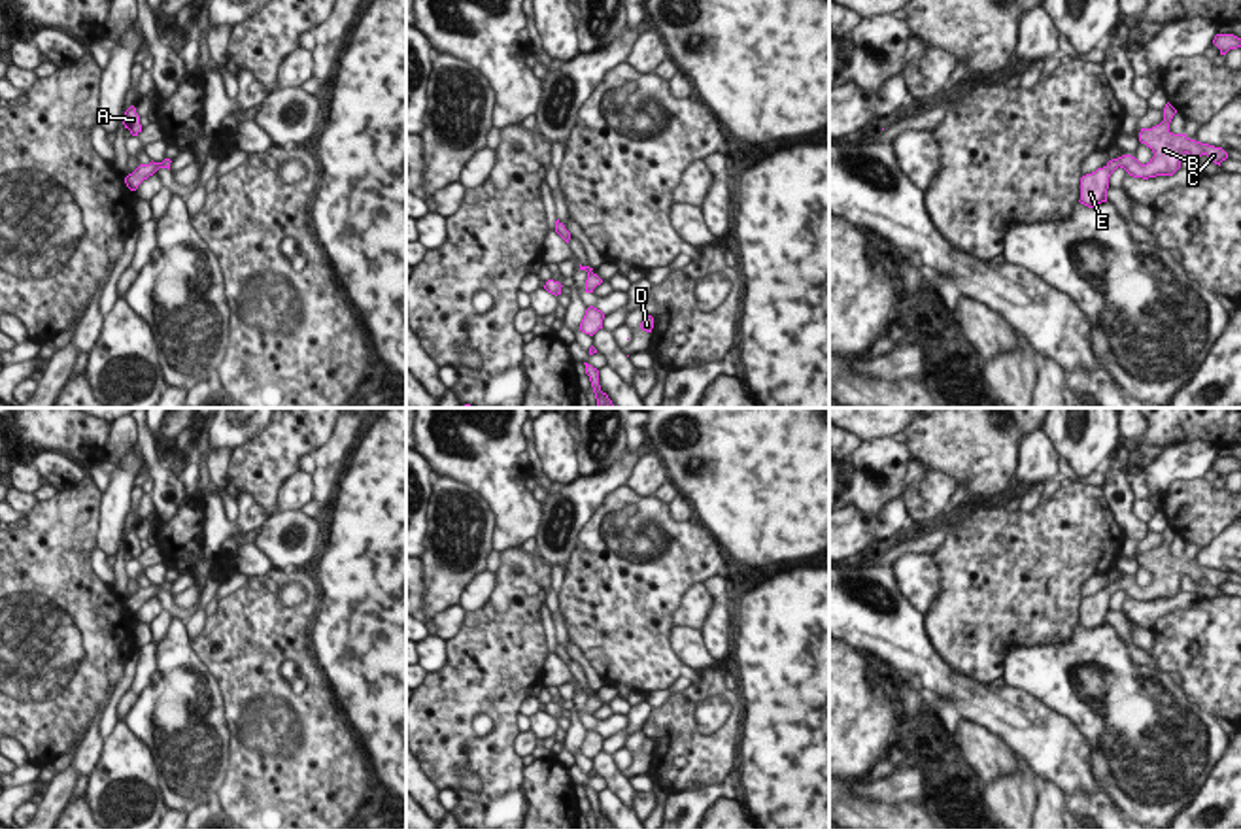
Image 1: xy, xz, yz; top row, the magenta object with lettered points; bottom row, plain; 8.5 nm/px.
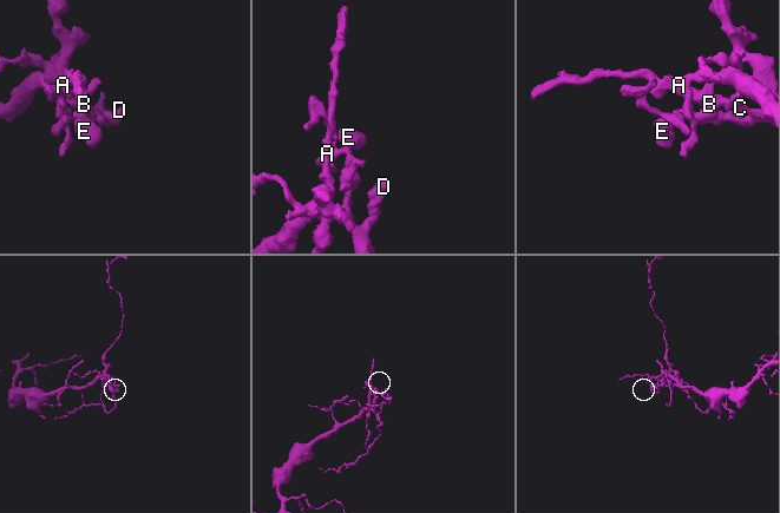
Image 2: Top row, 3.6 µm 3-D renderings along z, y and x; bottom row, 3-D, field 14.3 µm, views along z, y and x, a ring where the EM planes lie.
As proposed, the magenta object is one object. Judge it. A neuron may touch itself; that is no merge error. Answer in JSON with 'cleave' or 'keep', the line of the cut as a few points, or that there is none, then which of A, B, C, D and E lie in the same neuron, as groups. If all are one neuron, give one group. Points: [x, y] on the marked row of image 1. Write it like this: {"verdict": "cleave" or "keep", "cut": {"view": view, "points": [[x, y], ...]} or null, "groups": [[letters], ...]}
{"verdict": "keep", "cut": null, "groups": [["A", "B", "C", "D", "E"]]}

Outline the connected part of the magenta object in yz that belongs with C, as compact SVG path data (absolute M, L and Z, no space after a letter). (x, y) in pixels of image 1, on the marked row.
M1167 102L1164 108L1164 121L1152 128L1141 128L1139 142L1152 149L1154 157L1141 164L1131 155L1122 155L1109 161L1103 168L1080 178L1080 204L1094 208L1107 202L1107 189L1111 174L1120 166L1133 178L1173 176L1181 168L1181 157L1188 153L1192 161L1207 155L1211 162L1218 164L1228 159L1222 147L1190 140L1186 134L1173 134L1169 123L1177 110Z

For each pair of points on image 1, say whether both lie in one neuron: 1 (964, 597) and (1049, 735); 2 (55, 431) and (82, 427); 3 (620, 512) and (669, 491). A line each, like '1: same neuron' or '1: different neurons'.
1: different neurons
2: same neuron
3: different neurons

